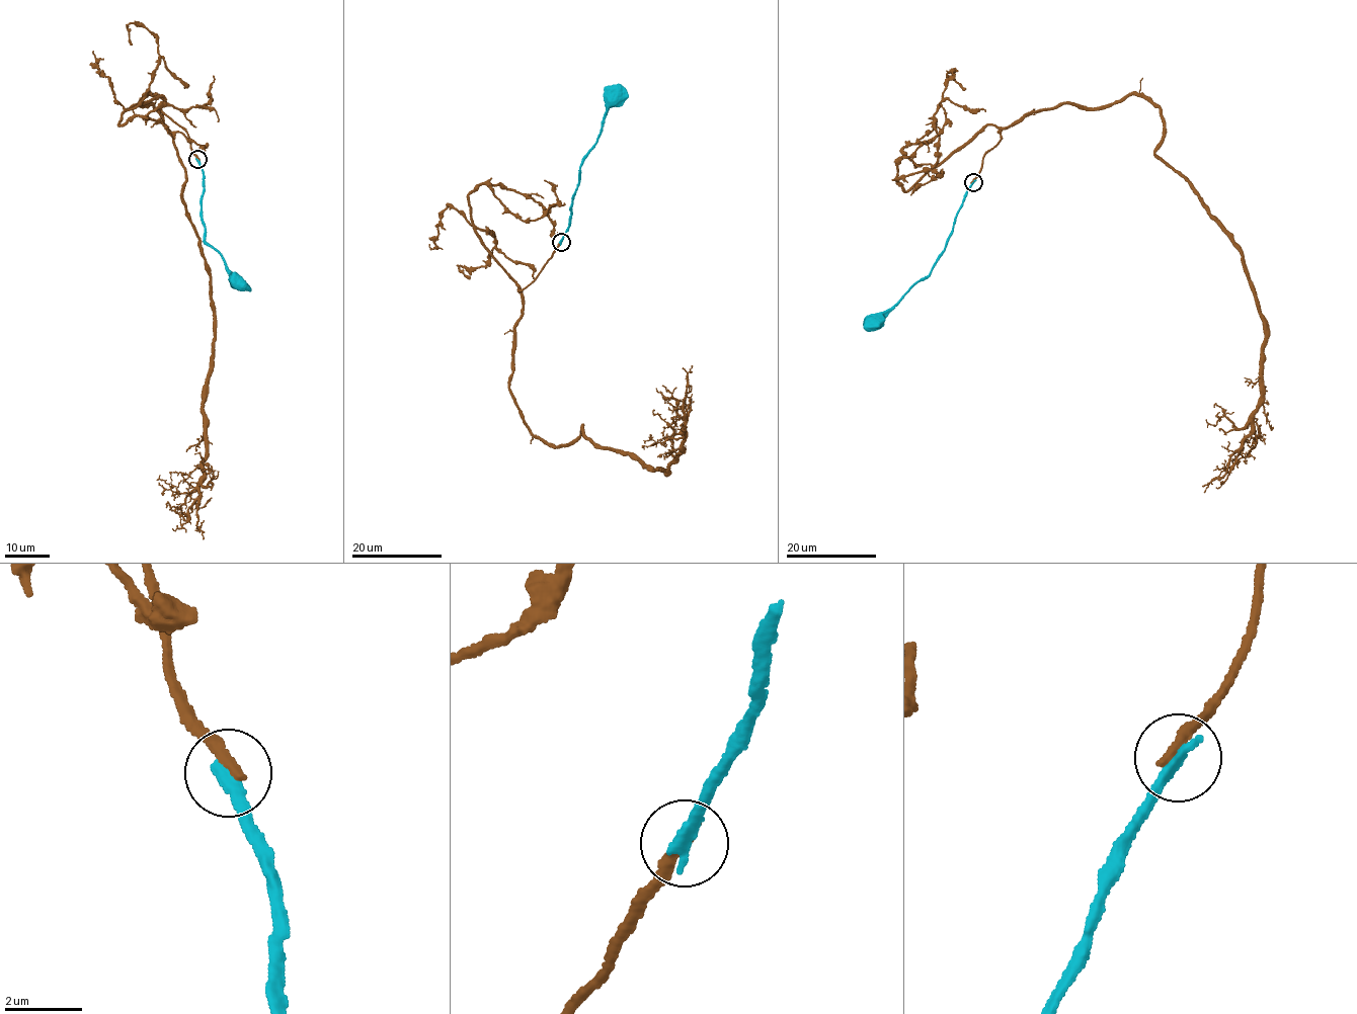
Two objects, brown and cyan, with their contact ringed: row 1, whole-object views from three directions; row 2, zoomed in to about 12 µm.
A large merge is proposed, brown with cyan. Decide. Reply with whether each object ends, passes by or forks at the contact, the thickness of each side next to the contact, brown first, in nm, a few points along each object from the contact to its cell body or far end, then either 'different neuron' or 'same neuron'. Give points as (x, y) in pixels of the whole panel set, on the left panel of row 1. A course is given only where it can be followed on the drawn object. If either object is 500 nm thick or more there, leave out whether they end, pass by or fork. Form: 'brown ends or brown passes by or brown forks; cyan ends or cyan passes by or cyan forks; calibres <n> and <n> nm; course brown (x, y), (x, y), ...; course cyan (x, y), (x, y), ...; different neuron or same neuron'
brown ends; cyan ends; calibres 360 and 400 nm; course brown (197, 159), (185, 129), (149, 93), (139, 102), (154, 107), (185, 169), (181, 198), (216, 312), (203, 539); course cyan (197, 159), (204, 187), (201, 208), (205, 240), (240, 280); different neuron

